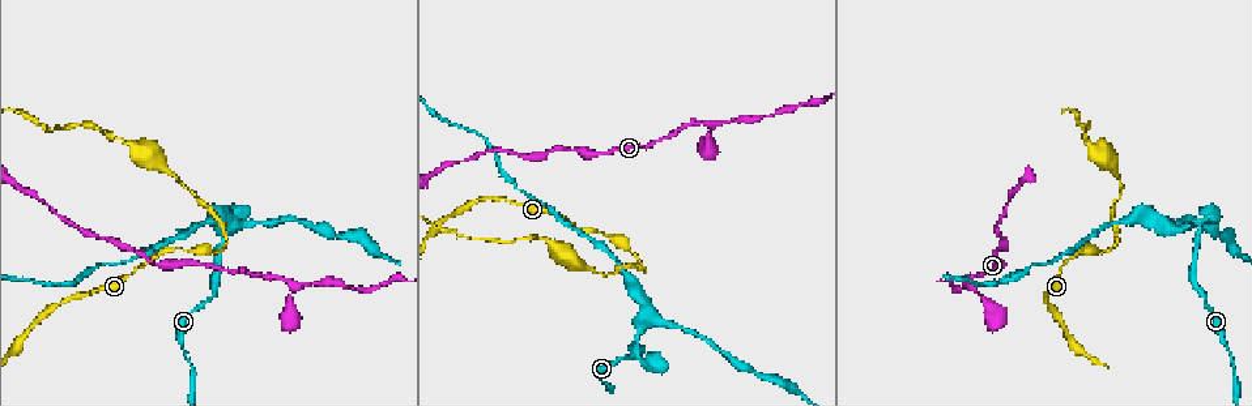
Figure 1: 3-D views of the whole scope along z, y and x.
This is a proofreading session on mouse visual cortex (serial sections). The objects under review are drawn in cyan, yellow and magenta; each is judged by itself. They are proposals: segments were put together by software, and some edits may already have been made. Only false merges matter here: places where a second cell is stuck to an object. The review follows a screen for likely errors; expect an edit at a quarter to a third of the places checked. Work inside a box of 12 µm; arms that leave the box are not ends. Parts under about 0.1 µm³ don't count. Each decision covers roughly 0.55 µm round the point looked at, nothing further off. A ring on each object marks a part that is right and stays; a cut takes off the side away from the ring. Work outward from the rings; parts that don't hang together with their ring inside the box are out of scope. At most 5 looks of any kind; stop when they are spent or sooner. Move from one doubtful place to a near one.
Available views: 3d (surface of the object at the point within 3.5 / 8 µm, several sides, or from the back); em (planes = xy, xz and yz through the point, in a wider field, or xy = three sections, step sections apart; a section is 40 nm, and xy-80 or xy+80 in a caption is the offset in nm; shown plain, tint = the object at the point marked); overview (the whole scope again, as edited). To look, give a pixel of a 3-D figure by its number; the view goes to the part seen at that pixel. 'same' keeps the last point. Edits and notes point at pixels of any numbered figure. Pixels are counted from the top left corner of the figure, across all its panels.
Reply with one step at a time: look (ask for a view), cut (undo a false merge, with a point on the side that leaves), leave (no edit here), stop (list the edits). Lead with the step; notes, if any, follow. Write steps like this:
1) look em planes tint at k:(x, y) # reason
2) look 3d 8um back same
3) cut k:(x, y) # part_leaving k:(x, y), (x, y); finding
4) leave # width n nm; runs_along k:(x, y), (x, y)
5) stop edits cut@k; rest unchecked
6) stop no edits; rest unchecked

look 3d 3.5um at 1:(1195, 235) # branch point

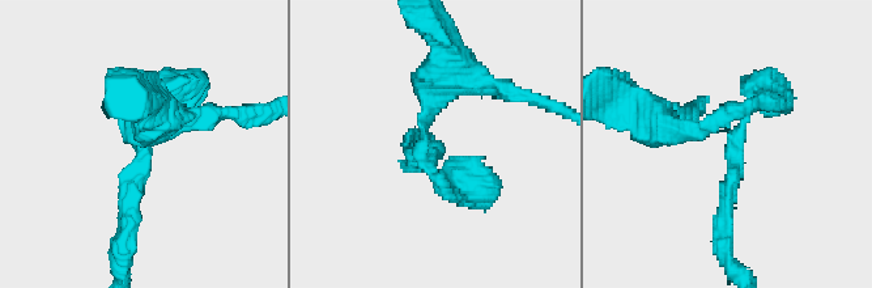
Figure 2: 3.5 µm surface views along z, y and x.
look em xy step 1 tint at 2:(431, 151)

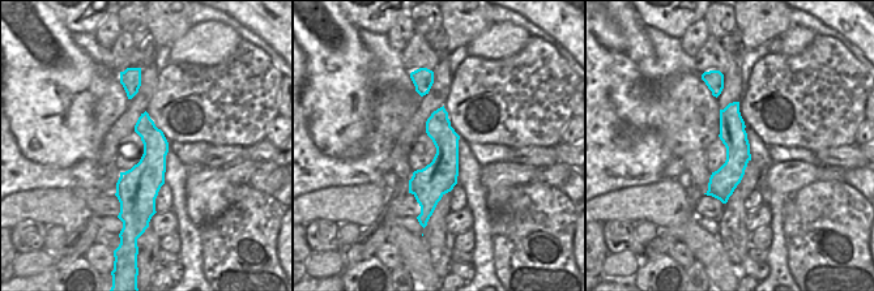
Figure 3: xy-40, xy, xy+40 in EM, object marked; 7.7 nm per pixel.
cut 2:(456, 173) # arm_widths 200, 250, 300 nm; part_leaving 2:(426, 140), (442, 33); two cells meet here

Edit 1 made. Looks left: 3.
look 3d 3.5um at 1:(213, 252) # sharp bend

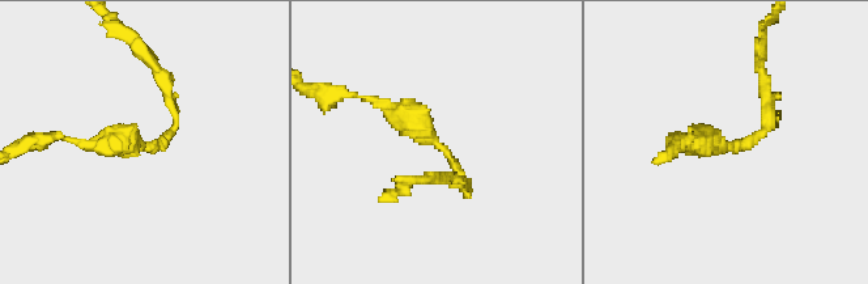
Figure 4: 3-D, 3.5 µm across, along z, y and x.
look em xy step 1 tint at 4:(148, 149)

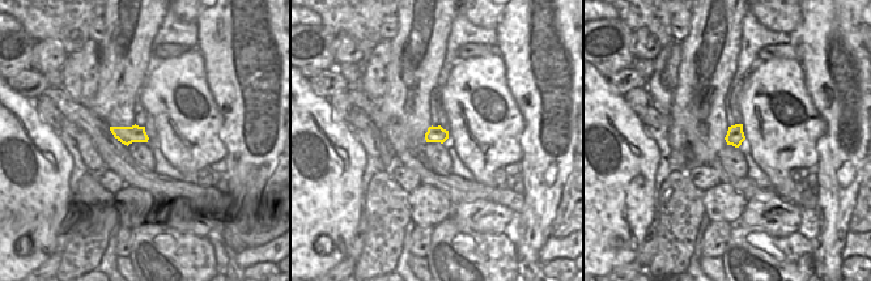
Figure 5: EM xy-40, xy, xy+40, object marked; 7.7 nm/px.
cut 4:(166, 84) # arm_widths 100, 200 nm; part_leaving 4:(170, 130), (174, 110), (166, 83), (126, 34); two cells meet here

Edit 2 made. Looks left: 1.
stop edits cut@2, cut@4; rest unchecked

